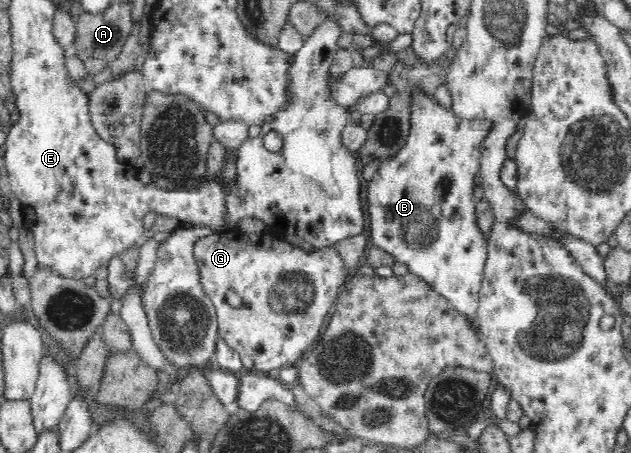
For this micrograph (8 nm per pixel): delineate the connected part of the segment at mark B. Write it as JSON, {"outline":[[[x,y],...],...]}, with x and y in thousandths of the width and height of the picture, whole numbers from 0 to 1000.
{"outline":[[[658,205],[651,216],[651,247],[650,247],[650,294],[648,307],[637,329],[632,329],[632,344],[612,349],[602,371],[596,377],[586,397],[582,400],[582,411],[575,411],[575,479],[582,481],[582,521],[580,534],[583,541],[607,550],[613,561],[623,567],[623,578],[645,583],[648,603],[664,611],[666,618],[674,620],[683,629],[683,638],[696,647],[734,706],[740,709],[740,720],[746,733],[753,735],[756,744],[761,742],[758,728],[758,713],[754,711],[754,693],[759,671],[759,640],[764,627],[765,596],[770,585],[773,567],[773,528],[770,510],[770,483],[759,453],[751,442],[750,424],[753,419],[753,384],[761,375],[761,322],[778,291],[781,269],[778,265],[743,265],[742,260],[724,260],[719,254],[718,238],[708,243],[700,230],[693,223],[688,210],[670,210],[670,205]]]}

